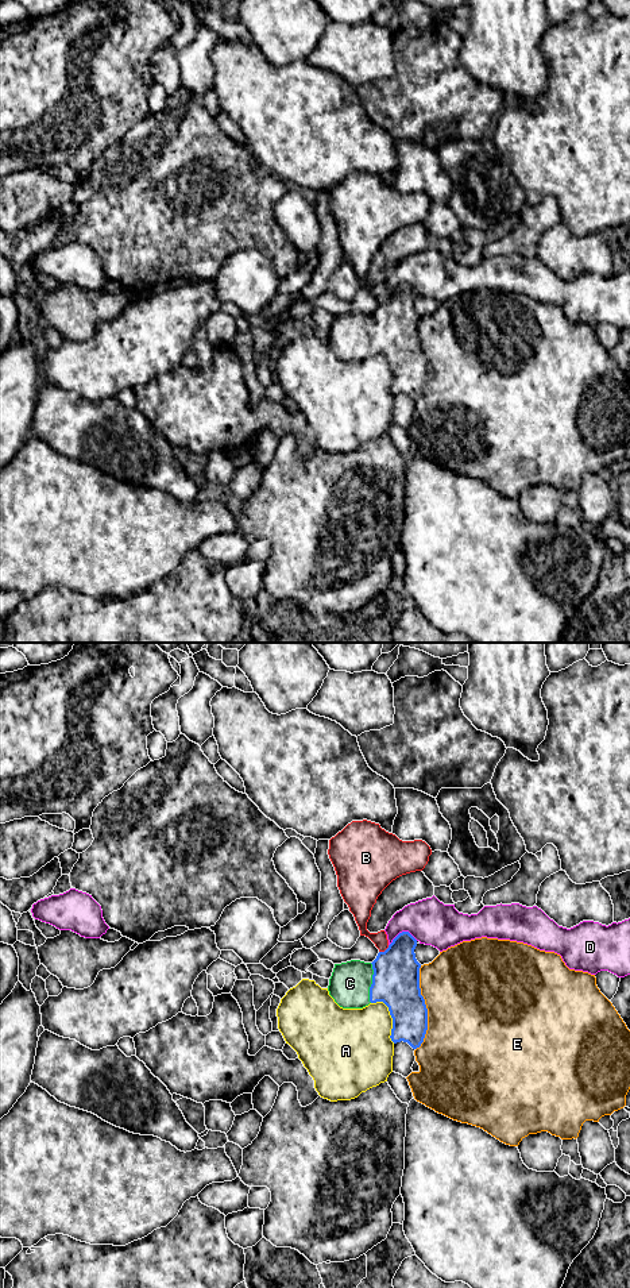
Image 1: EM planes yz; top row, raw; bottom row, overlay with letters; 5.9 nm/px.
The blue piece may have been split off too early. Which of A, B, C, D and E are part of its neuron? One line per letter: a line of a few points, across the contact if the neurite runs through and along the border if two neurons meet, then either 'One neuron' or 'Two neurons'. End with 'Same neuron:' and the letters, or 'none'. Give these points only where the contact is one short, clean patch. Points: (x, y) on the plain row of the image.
A: Two neurons
B: Two neurons
C: One neuron
D: Two neurons
E: Two neurons
Same neuron: C

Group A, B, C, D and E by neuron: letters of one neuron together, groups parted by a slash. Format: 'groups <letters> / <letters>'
groups A / B / C / D / E

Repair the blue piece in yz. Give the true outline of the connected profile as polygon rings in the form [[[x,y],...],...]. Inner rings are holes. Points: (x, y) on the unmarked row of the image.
[[[399,285],[384,304],[379,304],[372,315],[351,312],[335,316],[328,343],[343,360],[363,360],[370,355],[383,354],[393,370],[391,393],[407,394],[417,401],[428,382],[428,360],[420,340],[421,316],[416,311],[417,292],[409,285]]]

